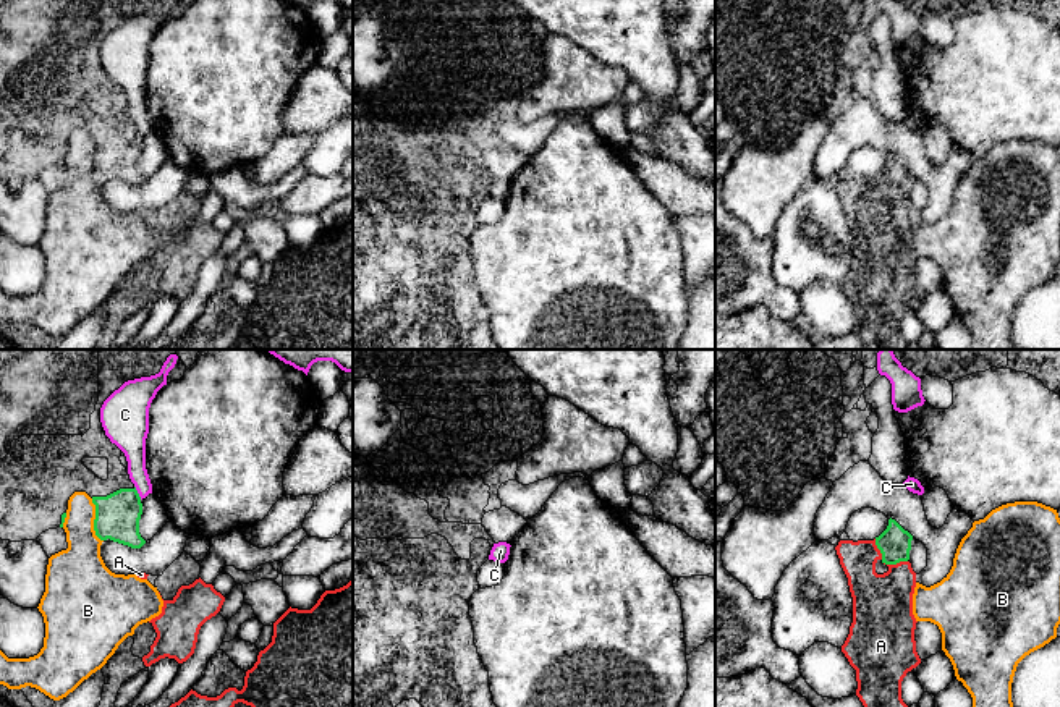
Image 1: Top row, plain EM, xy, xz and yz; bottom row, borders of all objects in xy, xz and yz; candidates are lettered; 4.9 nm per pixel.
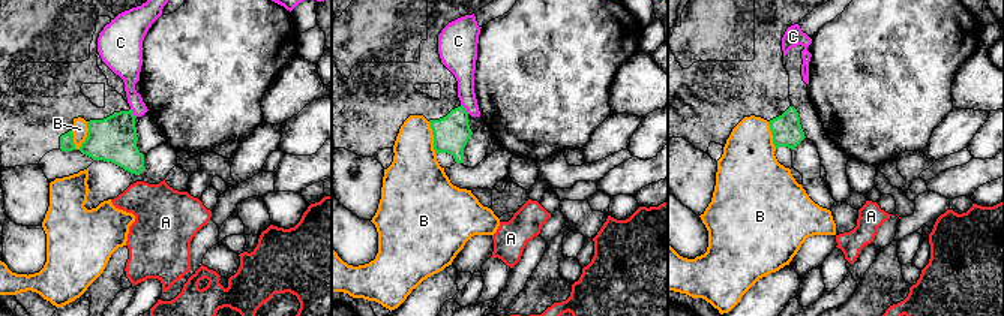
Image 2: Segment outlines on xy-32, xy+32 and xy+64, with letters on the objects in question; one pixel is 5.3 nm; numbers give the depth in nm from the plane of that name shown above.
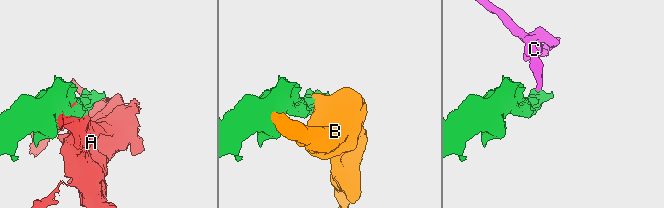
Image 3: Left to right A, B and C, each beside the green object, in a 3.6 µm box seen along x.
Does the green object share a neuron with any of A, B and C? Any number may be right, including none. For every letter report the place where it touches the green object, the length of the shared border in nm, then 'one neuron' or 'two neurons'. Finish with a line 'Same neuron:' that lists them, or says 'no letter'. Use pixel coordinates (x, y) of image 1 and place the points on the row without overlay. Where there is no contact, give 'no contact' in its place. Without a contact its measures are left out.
A: meets green in yz at (895, 201); contact 120 nm long; one neuron
B: meets green in xy at (94, 157); contact 220 nm long; two neurons
C: meets green in xy at (136, 130); contact 80 nm long; two neurons
Same neuron: A

